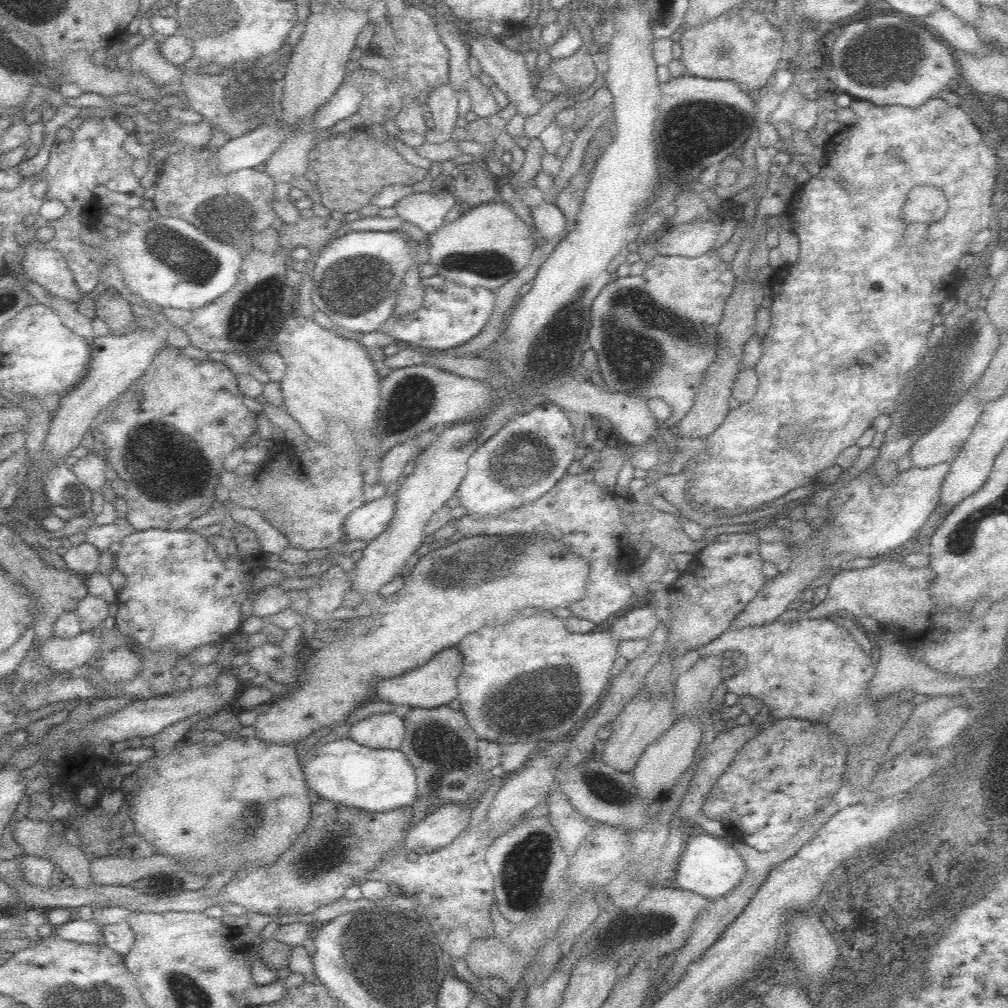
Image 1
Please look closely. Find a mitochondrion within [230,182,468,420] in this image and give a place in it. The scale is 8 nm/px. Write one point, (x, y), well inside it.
(356, 288)

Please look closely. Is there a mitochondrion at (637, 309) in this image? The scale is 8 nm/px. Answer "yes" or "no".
yes

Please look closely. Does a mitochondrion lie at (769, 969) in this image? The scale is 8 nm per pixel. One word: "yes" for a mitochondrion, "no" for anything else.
no

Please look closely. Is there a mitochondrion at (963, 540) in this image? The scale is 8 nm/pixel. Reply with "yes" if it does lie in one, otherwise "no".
yes

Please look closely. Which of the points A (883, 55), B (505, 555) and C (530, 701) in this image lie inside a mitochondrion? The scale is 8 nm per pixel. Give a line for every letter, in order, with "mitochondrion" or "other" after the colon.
A: mitochondrion
B: mitochondrion
C: mitochondrion

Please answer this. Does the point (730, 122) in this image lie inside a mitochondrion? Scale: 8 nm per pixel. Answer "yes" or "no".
no

